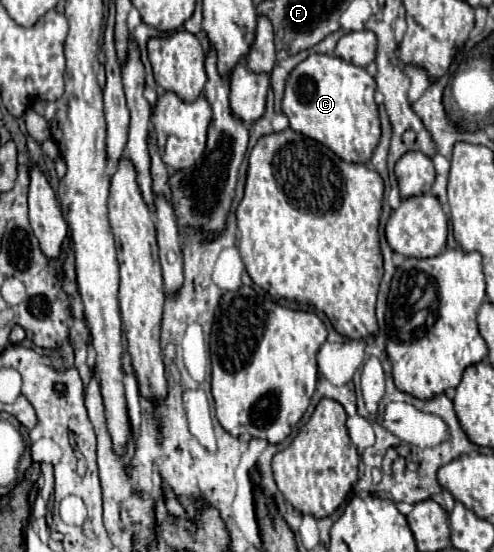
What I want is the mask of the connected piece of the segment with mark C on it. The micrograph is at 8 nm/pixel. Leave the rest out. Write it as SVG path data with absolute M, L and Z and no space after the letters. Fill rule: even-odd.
M309 55L305 61L301 61L287 77L285 83L285 95L283 95L283 113L289 117L291 129L299 131L329 149L333 149L343 161L349 163L367 163L373 155L373 149L377 147L377 141L381 137L379 129L379 113L375 105L375 79L363 69L353 63L347 63L335 55Z

